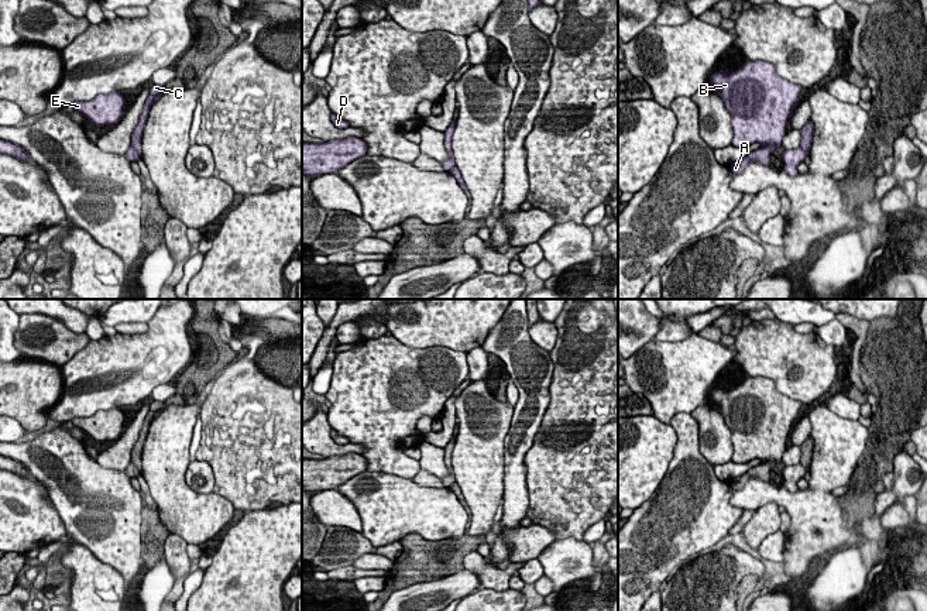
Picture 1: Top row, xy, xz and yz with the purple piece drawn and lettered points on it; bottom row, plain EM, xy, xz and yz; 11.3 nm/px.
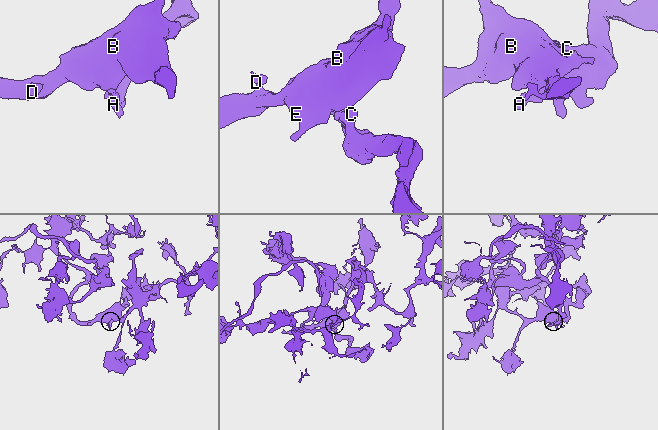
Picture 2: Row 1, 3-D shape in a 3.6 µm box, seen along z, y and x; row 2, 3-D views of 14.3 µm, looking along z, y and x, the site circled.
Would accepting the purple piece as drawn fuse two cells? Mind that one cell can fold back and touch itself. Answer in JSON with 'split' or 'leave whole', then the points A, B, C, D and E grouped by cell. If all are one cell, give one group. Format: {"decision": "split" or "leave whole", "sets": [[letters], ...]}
{"decision": "split", "sets": [["A", "B", "D", "E"], ["C"]]}

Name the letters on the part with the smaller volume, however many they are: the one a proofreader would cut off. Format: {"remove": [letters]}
{"remove": ["C"]}

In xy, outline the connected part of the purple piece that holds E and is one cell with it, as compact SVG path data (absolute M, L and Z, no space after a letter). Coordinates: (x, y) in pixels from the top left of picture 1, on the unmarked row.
M120 408L103 409L92 416L73 418L73 426L86 432L95 442L116 442L124 428L127 413Z

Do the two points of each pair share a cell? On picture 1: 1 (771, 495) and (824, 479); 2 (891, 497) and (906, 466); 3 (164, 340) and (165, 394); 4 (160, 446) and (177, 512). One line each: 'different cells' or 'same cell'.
1: same cell
2: same cell
3: different cells
4: same cell

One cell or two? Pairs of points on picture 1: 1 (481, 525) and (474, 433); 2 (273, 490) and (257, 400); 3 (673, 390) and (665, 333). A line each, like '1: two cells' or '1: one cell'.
1: one cell
2: one cell
3: two cells

